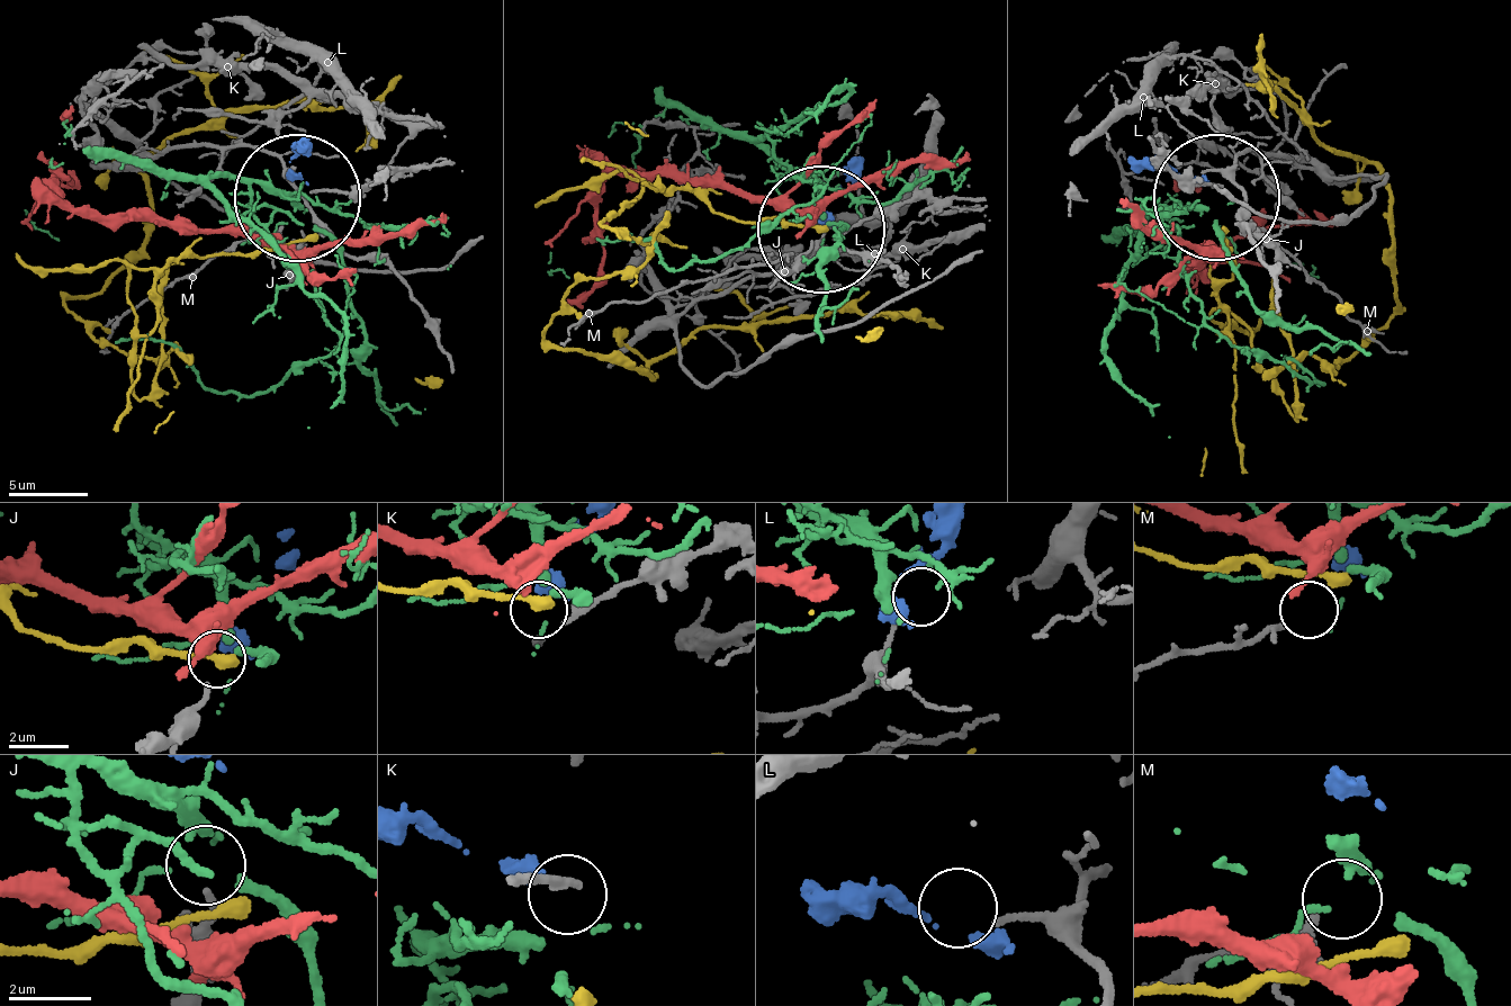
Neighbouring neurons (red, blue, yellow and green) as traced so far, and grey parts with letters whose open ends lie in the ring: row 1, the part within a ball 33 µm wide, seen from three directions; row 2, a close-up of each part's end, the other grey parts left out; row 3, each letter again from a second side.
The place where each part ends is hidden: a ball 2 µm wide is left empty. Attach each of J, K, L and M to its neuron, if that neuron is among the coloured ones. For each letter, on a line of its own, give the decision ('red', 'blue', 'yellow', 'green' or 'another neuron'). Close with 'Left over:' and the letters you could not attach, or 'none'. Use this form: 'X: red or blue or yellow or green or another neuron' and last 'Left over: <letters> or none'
J: another neuron
K: blue
L: another neuron
M: green
Left over: J, L

